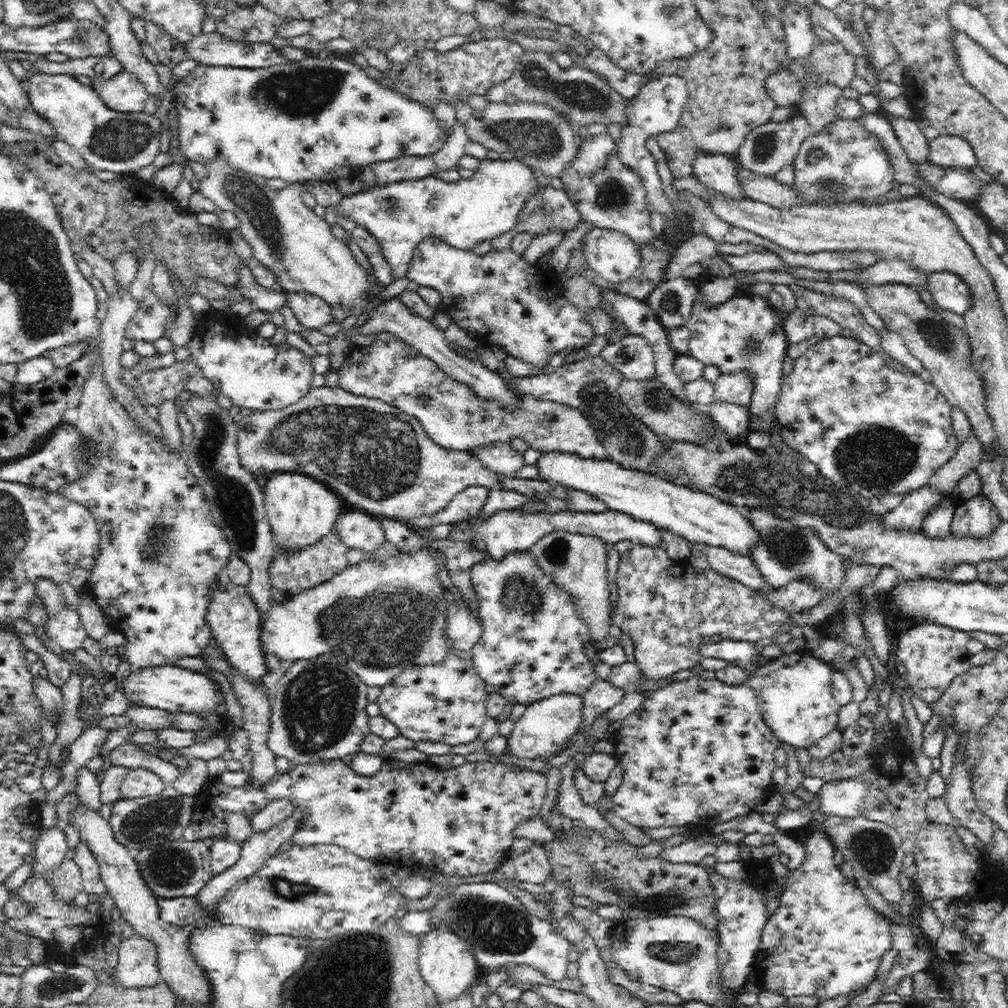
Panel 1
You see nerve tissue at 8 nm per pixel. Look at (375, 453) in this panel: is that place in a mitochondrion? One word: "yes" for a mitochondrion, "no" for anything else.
yes

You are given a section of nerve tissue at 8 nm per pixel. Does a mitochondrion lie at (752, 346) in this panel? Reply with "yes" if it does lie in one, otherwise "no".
yes

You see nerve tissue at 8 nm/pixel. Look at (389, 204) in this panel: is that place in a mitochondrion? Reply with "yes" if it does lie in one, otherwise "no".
yes

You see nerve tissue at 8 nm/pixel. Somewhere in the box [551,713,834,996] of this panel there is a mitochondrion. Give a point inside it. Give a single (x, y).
(674, 895)

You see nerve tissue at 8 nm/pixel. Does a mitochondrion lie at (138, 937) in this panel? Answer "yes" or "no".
no

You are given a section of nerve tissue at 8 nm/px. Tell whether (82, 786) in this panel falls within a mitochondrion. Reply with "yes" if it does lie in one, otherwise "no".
no

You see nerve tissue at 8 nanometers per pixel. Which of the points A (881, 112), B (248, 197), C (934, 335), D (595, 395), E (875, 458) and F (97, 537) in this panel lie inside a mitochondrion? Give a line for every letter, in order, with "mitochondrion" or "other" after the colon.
A: other
B: mitochondrion
C: mitochondrion
D: mitochondrion
E: mitochondrion
F: other

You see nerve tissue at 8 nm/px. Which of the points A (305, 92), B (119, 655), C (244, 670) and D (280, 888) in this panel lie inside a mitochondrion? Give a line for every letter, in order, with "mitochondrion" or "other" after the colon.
A: mitochondrion
B: other
C: other
D: mitochondrion

